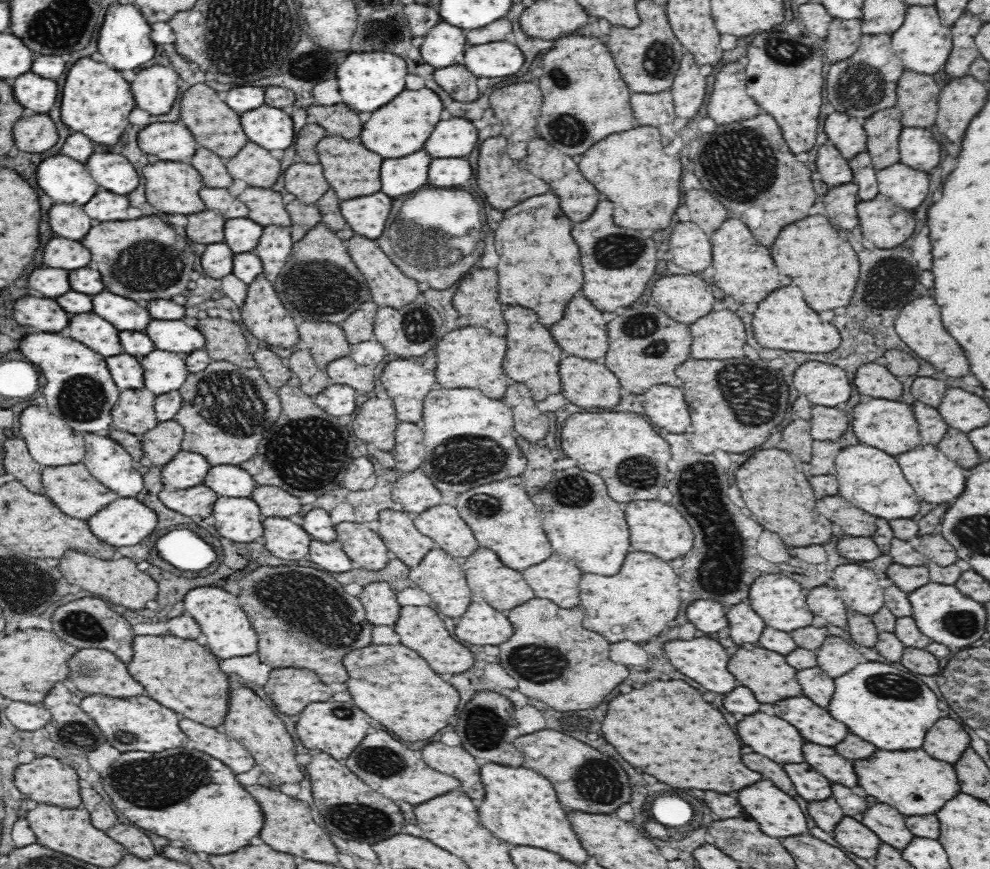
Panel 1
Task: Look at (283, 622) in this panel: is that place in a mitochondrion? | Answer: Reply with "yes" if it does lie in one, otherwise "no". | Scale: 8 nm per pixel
yes

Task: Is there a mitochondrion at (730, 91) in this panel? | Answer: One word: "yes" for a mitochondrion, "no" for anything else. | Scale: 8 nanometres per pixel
no

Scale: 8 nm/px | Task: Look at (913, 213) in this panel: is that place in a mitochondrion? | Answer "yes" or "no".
no

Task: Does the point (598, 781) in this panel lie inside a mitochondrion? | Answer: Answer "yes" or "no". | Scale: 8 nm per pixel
yes

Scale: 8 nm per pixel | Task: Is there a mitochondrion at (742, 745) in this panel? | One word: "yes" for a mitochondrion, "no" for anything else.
no

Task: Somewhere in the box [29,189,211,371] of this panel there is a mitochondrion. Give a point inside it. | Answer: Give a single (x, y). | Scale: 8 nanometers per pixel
(146, 265)

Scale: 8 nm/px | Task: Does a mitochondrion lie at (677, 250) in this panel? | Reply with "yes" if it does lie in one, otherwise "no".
no

